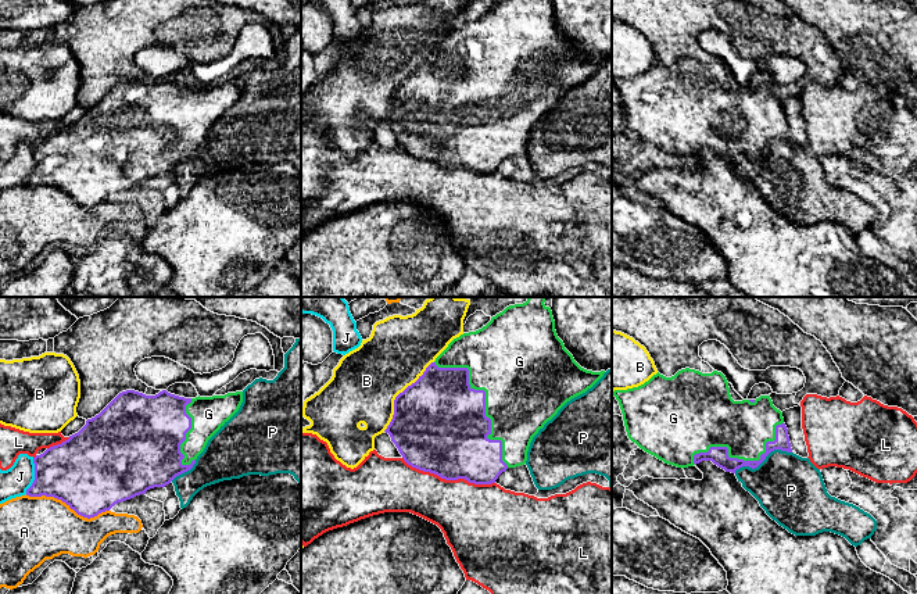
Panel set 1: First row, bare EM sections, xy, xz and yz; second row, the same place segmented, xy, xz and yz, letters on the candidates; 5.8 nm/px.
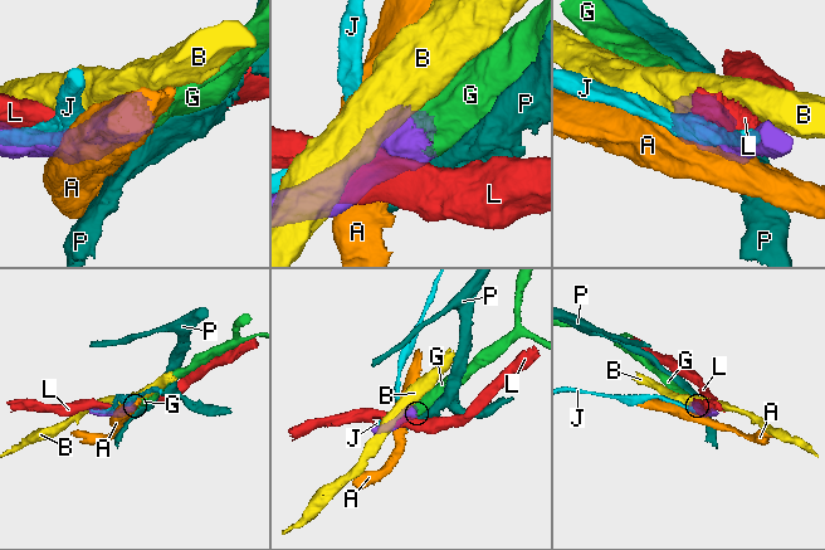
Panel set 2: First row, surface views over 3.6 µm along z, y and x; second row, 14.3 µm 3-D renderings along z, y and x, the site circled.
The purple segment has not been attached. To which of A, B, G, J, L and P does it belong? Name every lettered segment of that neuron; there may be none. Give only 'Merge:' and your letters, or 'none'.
Merge: G

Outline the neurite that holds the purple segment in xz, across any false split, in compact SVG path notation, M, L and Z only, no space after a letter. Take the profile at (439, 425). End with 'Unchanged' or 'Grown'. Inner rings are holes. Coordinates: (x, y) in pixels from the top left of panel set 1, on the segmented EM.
M529 297L523 304L506 307L502 312L492 316L481 329L463 333L454 339L436 361L426 368L419 379L395 397L394 415L384 432L390 434L391 441L408 465L423 472L434 473L445 480L465 479L474 484L495 483L498 476L508 468L524 465L530 443L538 430L542 429L567 401L585 393L603 376L605 371L587 371L574 361L573 355L565 348L563 341L558 337L552 311L544 303L545 297Z. Grown

